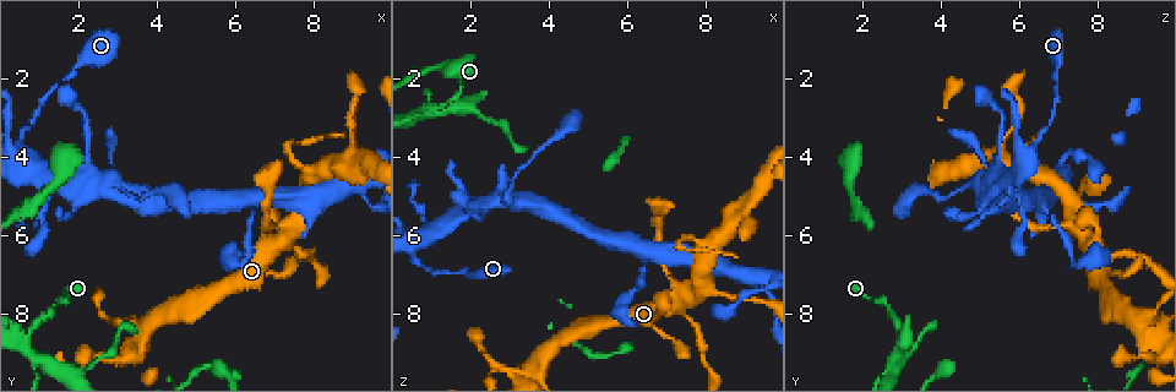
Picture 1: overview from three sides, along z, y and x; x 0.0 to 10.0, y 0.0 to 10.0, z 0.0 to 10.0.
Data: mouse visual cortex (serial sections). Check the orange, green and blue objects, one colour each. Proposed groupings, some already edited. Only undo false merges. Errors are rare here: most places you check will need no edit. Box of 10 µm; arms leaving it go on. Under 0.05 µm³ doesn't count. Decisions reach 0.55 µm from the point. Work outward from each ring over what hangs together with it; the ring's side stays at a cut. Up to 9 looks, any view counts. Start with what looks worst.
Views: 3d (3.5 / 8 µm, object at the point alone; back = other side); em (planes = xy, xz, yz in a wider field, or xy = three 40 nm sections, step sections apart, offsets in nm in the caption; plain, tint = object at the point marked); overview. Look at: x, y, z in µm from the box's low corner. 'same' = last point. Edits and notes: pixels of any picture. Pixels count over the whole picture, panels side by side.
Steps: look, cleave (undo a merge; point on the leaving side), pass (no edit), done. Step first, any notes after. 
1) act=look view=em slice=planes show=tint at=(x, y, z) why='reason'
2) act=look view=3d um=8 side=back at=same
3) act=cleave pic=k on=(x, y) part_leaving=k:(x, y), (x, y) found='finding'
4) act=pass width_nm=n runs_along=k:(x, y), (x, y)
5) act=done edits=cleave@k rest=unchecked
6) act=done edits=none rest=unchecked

act=look view=3d um=3.5 at=(8.10, 4.50, 6.50) why='abrupt turn'

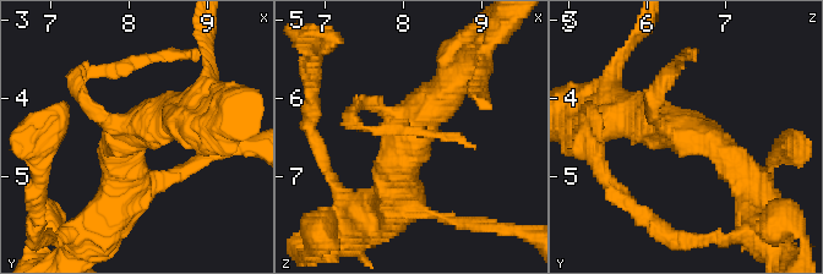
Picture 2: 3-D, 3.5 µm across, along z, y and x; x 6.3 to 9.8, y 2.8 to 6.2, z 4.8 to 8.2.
act=look view=em slice=xy step=3 show=tint at=(8.05, 4.45, 6.45) arms=3 arm_widths_nm=150,450,450

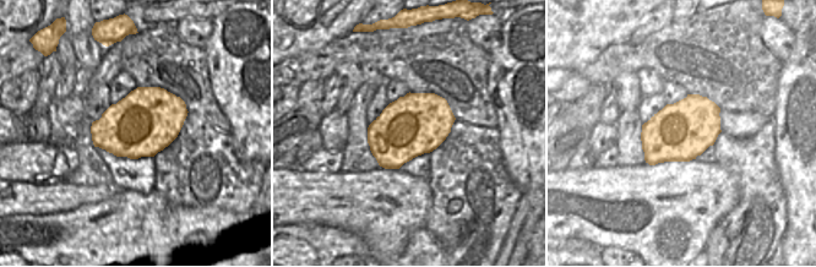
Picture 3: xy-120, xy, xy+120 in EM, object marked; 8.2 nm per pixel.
act=pass runs_along=2:(745, 177), (707, 136), (622, 113) found='continuous, no second cell'

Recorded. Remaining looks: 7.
act=look view=3d um=3.5 side=back at=(1.45, 2.15, 7.00) why='thin neck'

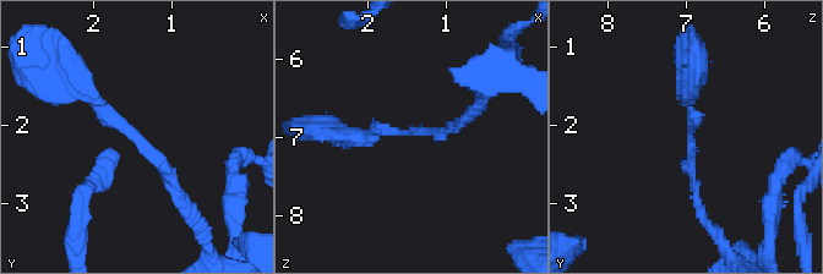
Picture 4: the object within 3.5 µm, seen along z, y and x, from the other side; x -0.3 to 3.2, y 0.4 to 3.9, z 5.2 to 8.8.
act=look view=em slice=xy step=3 show=tint at=(1.45, 2.15, 6.90)

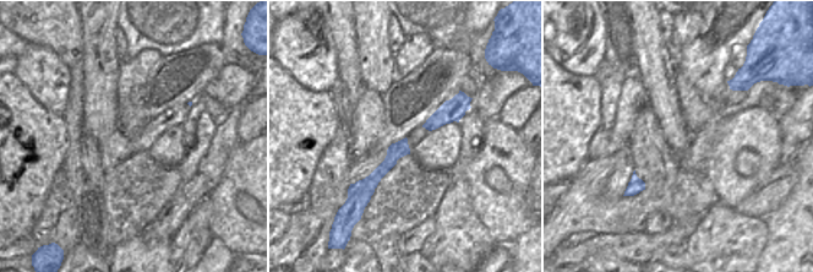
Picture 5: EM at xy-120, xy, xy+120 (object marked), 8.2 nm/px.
act=pass arm_widths_nm=150,200 runs_along=5:(404, 142), (367, 185), (367, 189) found='one cell here'

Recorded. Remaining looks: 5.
act=look view=3d um=3.5 at=(7.55, 6.25, 8.25)

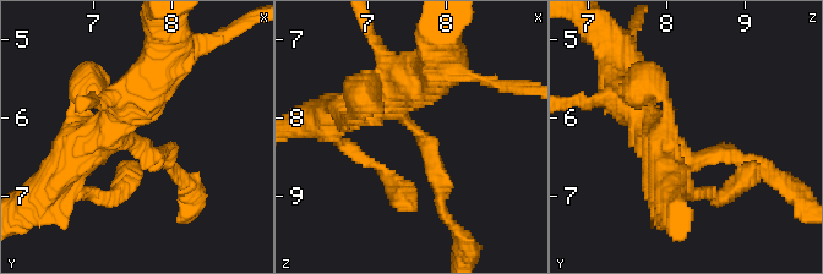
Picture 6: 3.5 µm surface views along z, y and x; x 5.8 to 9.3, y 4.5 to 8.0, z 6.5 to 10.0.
act=look view=em slice=xy step=2 show=tint at=(7.65, 6.30, 8.20) arm_widths_nm=200,500

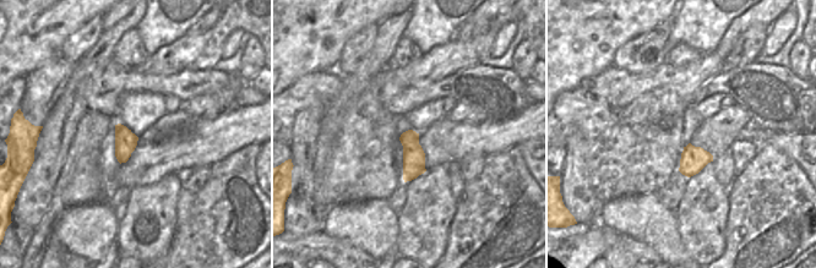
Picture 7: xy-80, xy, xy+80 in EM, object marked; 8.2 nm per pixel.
act=cleave pic=6 on=(719, 151) part_leaving=6:(415, 131), (431, 147), (453, 228) found='a second cell is stuck on'

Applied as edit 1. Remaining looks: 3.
act=done edits=cleave@6 rest=unchecked

